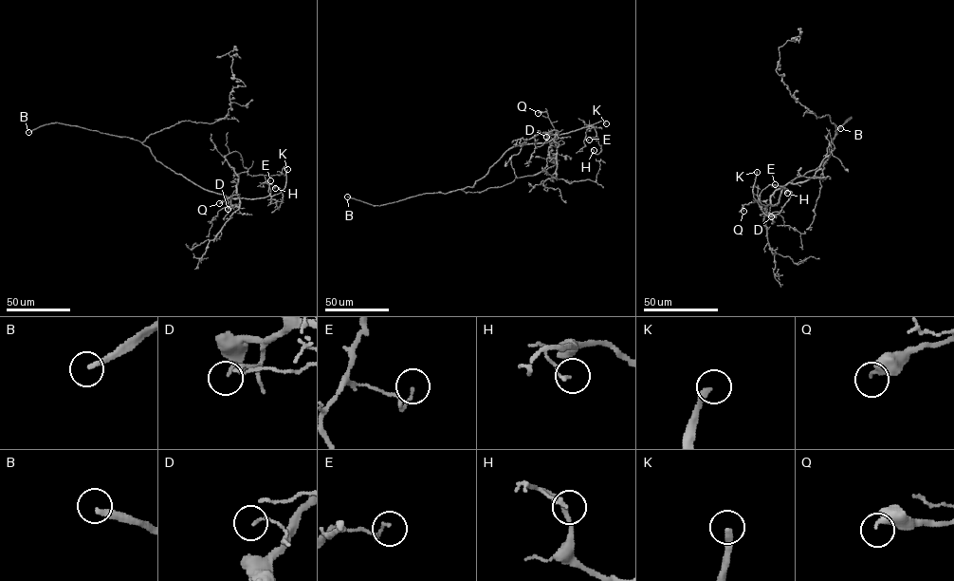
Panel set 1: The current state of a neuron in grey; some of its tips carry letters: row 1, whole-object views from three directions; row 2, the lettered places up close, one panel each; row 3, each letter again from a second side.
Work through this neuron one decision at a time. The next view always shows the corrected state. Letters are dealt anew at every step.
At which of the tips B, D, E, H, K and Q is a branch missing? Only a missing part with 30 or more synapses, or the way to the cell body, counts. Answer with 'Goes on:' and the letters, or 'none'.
Goes on: B, K

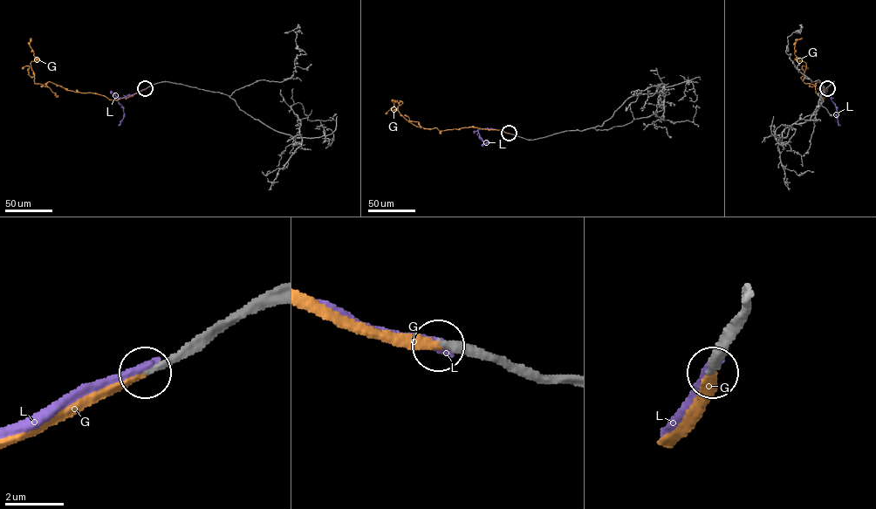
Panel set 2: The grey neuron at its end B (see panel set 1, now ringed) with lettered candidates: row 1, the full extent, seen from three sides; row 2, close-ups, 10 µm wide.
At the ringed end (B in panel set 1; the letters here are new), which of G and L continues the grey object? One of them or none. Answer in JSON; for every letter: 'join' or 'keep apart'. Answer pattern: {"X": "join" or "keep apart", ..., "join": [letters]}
{"G": "join", "L": "keep apart", "join": ["G"]}

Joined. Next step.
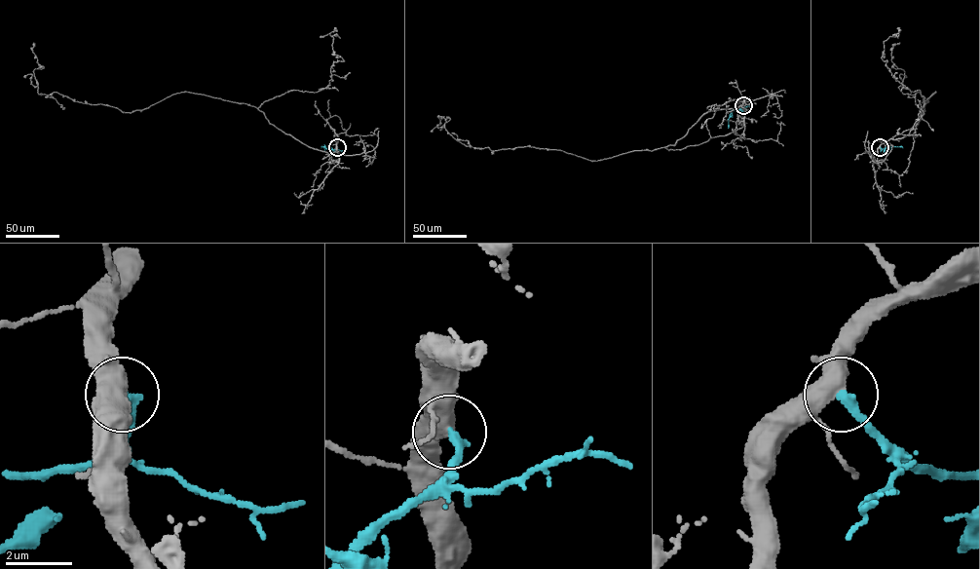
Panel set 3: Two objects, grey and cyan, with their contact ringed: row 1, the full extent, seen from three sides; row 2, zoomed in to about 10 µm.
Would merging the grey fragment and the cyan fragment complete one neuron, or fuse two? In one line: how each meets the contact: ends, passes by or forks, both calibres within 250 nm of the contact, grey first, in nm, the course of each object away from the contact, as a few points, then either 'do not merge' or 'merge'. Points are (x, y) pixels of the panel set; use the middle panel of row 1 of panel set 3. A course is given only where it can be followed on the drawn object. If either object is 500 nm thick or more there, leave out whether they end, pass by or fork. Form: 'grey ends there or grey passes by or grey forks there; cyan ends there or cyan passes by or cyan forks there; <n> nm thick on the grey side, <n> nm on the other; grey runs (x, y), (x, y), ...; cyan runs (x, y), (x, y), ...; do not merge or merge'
500 nm thick on the grey side, 300 nm on the other; grey runs (743, 105), (707, 111), (674, 145), (596, 161), (474, 148), (440, 130), (443, 116), (440, 125); cyan runs (743, 105), (731, 112), (728, 128); merge

